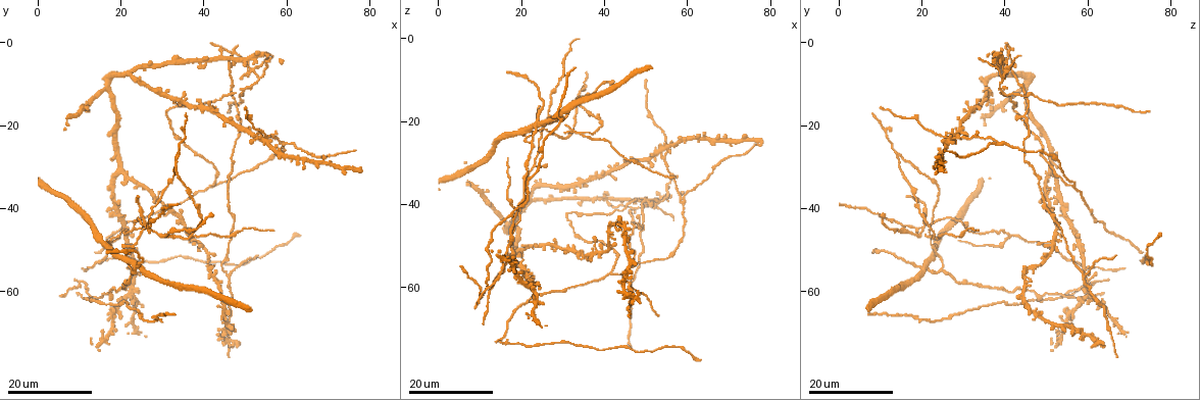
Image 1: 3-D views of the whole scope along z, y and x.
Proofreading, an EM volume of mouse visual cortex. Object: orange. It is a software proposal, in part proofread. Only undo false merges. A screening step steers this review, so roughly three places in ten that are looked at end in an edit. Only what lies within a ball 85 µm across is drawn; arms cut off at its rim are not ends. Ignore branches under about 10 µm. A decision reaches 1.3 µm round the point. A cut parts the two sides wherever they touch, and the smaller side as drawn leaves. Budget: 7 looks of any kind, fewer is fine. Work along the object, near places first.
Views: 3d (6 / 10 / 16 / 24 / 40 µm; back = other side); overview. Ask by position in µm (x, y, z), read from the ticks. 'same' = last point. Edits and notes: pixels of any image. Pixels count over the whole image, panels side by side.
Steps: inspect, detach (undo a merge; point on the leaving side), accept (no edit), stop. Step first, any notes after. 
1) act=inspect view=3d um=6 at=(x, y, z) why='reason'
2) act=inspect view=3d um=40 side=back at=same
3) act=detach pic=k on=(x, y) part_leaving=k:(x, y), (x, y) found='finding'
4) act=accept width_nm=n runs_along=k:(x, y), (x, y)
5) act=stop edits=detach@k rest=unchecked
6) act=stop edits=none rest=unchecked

act=inspect view=3d um=16 at=(34.0, 28.0, 14.0) why='branch point'

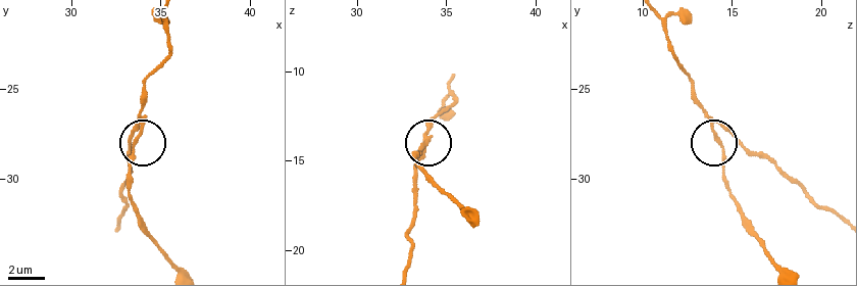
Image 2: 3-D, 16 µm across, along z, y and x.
act=inspect view=3d um=10 at=(33.8, 27.6, 14.1)

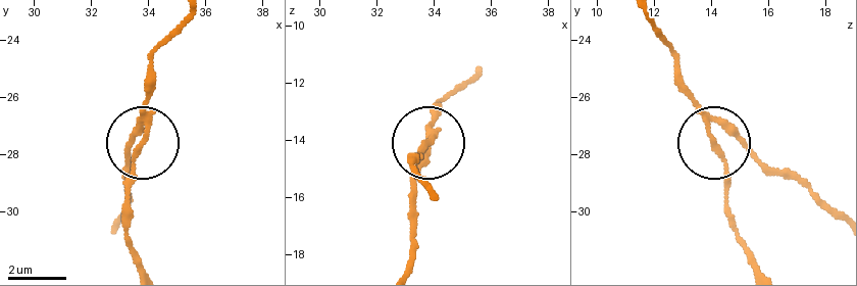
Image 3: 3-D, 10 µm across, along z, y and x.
act=inspect view=3d um=10 side=back at=(33.8, 27.6, 14.1) why='from behind'

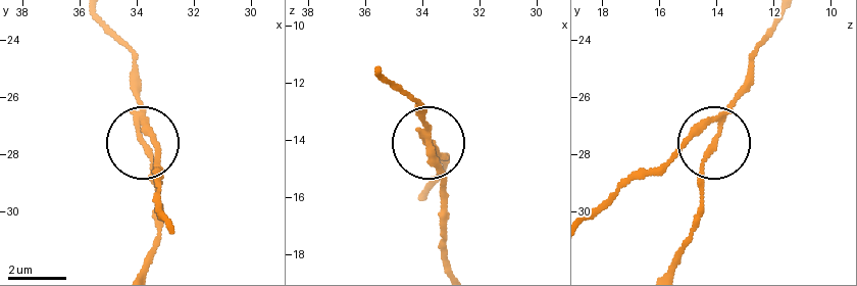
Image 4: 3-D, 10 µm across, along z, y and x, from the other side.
act=detach pic=4 on=(148, 156) side_arm_um=13 arms=3 found='two neurons meet here'

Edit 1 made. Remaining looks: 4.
act=inspect view=3d um=24 at=(59.0, 24.0, 40.0) why='three-way junction'

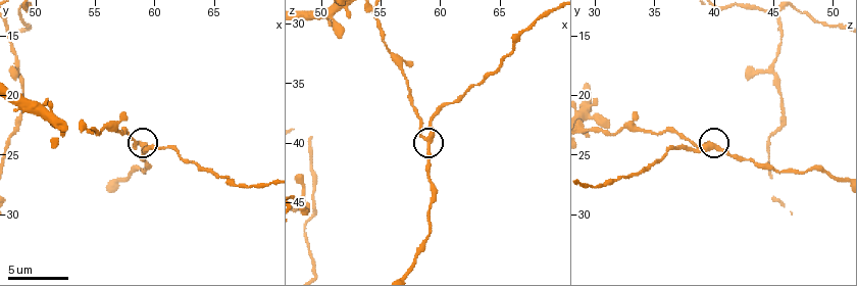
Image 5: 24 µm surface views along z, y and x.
act=inspect view=3d um=6 at=(59.2, 24.4, 39.8)

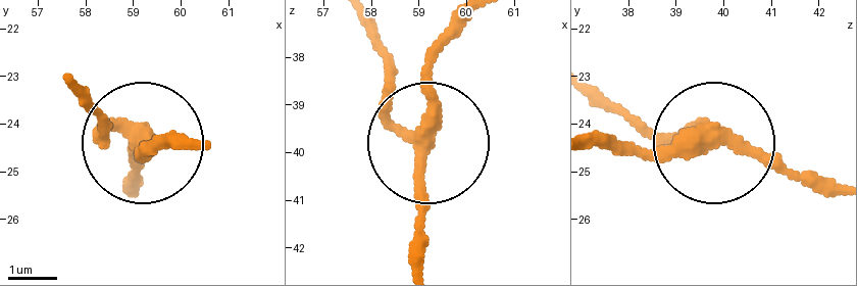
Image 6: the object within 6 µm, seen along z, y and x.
act=accept arms=3 runs_along=6:(77, 88), (97, 133), (169, 145) found='continuous, no second neuron'

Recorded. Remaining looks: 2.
act=inspect view=3d um=24 at=(54.5, 23.0, 29.0) why='small branch off a trunk'

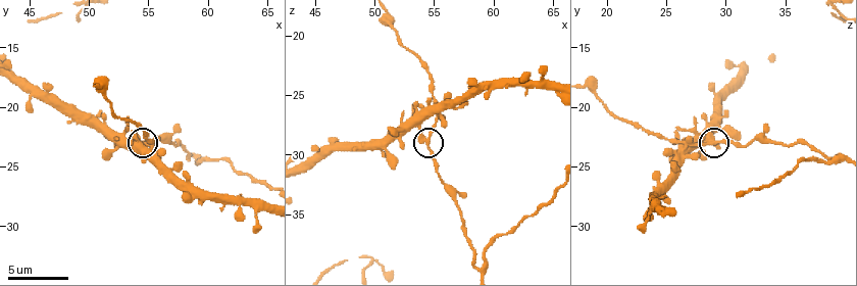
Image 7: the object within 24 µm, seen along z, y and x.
act=inspect view=3d um=6 at=(54.6, 23.2, 28.8)

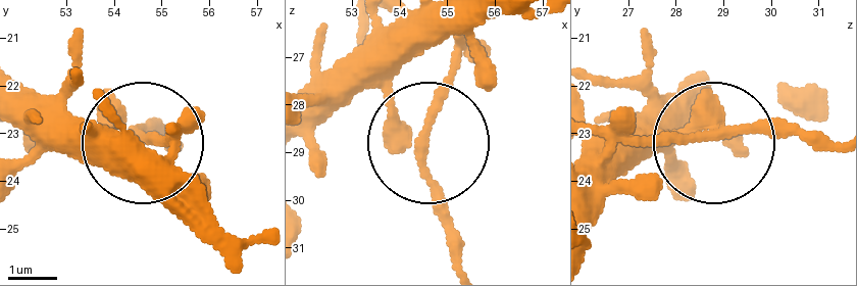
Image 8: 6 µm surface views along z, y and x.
act=accept arms=3 found='all the same neuron'

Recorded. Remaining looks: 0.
act=stop edits=detach@4 rest=unchecked

